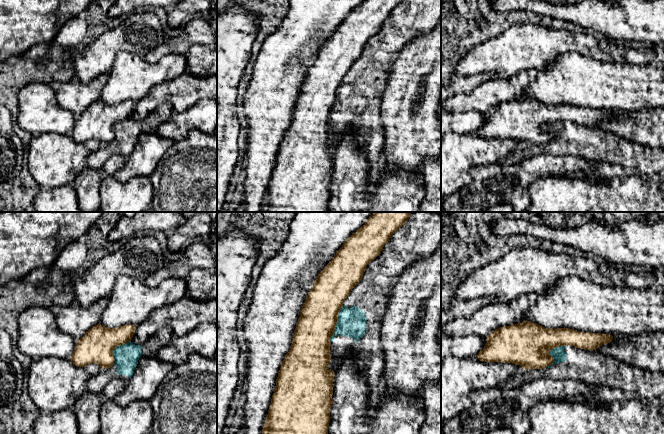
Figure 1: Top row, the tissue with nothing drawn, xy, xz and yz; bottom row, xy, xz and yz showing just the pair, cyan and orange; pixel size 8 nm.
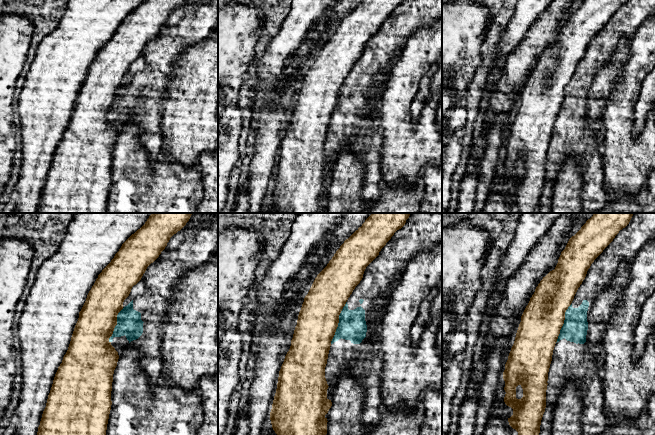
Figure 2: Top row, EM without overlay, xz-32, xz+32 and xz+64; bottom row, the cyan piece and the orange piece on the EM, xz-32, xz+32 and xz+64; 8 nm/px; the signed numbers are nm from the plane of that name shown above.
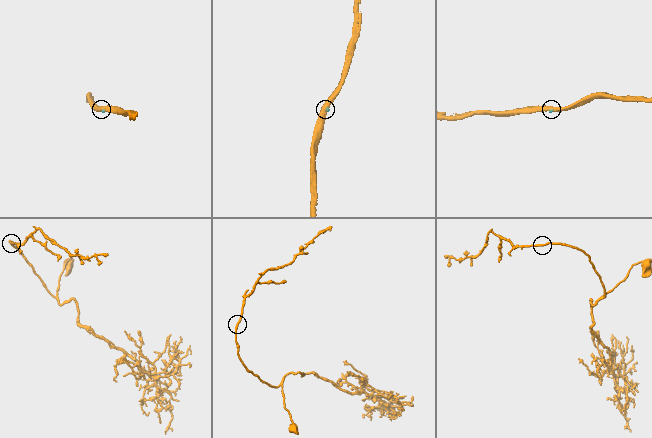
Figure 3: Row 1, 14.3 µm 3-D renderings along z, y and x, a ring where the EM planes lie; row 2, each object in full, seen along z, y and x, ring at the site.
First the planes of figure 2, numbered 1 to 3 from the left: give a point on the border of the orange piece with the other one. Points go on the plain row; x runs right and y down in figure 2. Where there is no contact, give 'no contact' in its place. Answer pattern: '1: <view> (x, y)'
1: xz-32 (116, 101)
2: xz+32 (339, 98)
3: xz+64 (564, 99)

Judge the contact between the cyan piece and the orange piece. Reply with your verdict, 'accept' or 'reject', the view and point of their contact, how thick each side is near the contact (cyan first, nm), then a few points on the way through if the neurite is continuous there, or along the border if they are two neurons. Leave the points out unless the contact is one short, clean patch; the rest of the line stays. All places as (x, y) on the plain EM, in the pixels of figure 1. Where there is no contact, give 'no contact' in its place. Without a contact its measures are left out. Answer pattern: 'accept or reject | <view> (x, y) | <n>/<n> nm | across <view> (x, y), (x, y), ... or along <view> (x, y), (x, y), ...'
reject | xz (337, 100) | 220/300 nm | along xz (343, 81), (338, 89), (336, 104), (330, 114), (330, 118)

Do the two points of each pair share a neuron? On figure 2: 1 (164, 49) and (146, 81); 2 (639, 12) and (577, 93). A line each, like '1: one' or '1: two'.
1: one
2: one

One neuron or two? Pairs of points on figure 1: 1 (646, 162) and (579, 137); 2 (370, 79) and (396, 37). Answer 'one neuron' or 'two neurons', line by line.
1: one neuron
2: one neuron

